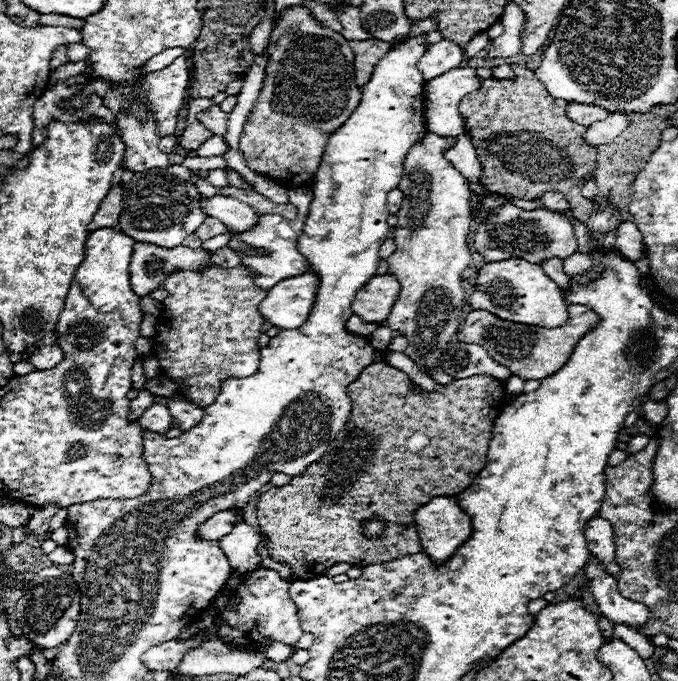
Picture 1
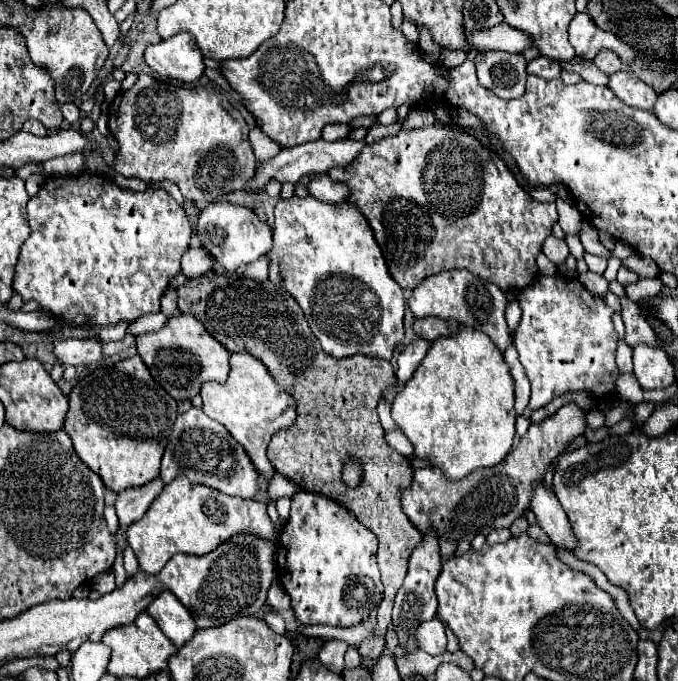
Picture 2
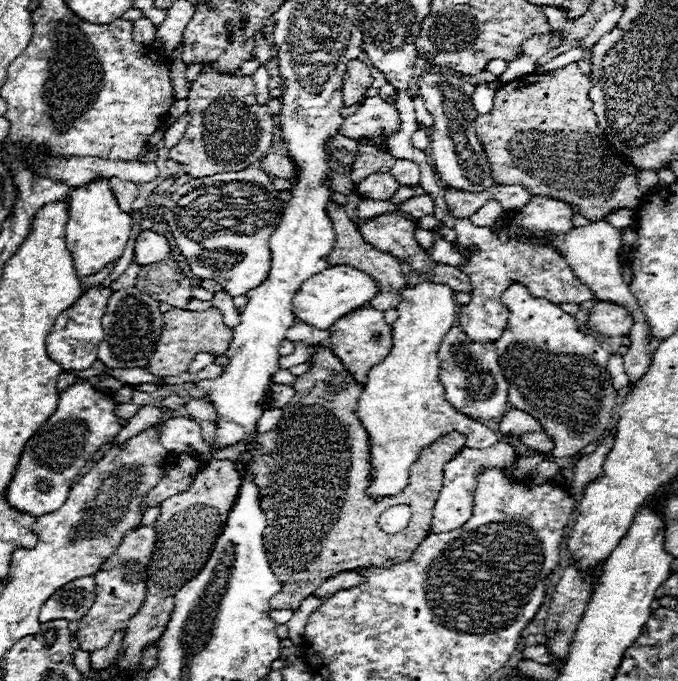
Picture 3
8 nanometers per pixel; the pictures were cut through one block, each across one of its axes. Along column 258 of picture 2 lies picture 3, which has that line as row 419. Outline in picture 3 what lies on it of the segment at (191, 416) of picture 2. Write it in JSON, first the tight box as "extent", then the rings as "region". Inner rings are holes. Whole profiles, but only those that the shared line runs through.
{"extent":[440,326,508,418],"region":[[[454,326],[444,336],[440,350],[440,382],[444,384],[444,398],[454,404],[454,408],[460,408],[460,412],[478,418],[496,418],[502,416],[508,410],[508,380],[502,374],[502,368],[498,364],[498,354],[494,350],[494,344],[478,344],[472,342],[462,328]]]}

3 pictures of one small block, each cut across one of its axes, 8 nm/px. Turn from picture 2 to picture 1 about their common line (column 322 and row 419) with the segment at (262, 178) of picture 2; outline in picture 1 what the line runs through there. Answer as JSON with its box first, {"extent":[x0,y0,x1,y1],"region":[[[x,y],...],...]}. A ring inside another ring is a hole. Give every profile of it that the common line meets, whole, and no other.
{"extent":[140,402,174,434],"region":[[[154,402],[154,404],[142,414],[140,426],[142,426],[144,430],[152,430],[152,432],[164,434],[166,430],[170,430],[172,420],[174,420],[174,418],[172,418],[168,406],[162,404],[162,402]]]}

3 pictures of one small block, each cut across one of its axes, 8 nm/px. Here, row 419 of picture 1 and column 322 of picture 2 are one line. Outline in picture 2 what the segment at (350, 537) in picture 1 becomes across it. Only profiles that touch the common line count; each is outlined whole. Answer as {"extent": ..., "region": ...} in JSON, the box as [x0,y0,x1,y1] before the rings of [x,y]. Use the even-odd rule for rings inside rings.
{"extent":[178,272,422,658],"region":[[[208,272],[204,276],[188,280],[184,286],[178,288],[178,308],[184,314],[196,316],[208,332],[230,352],[248,352],[262,360],[274,380],[290,392],[290,396],[296,398],[298,402],[298,420],[288,428],[282,430],[274,436],[268,448],[268,456],[274,464],[274,468],[290,478],[300,490],[306,492],[318,492],[334,502],[340,502],[346,510],[354,512],[356,520],[366,526],[370,532],[378,536],[380,548],[378,548],[378,566],[382,572],[382,582],[384,582],[384,598],[382,604],[378,606],[378,626],[376,626],[376,636],[374,640],[364,640],[358,646],[358,652],[362,656],[378,658],[384,648],[384,634],[390,624],[392,616],[392,604],[396,598],[398,588],[404,582],[404,576],[408,572],[408,560],[412,550],[422,542],[422,534],[410,524],[408,516],[402,512],[402,506],[398,504],[398,488],[406,488],[412,480],[412,468],[408,464],[408,458],[392,450],[386,440],[384,440],[384,430],[380,426],[378,414],[376,414],[376,404],[384,396],[384,390],[388,384],[394,384],[394,368],[390,362],[380,360],[380,358],[370,358],[364,354],[354,354],[350,358],[336,360],[332,356],[326,356],[322,352],[318,338],[312,334],[302,308],[292,300],[288,292],[284,292],[282,284],[274,284],[270,280],[266,282],[256,282],[246,276],[220,276],[216,272]],[[352,460],[358,462],[362,468],[362,482],[352,488],[342,482],[342,470],[344,464]]]}

